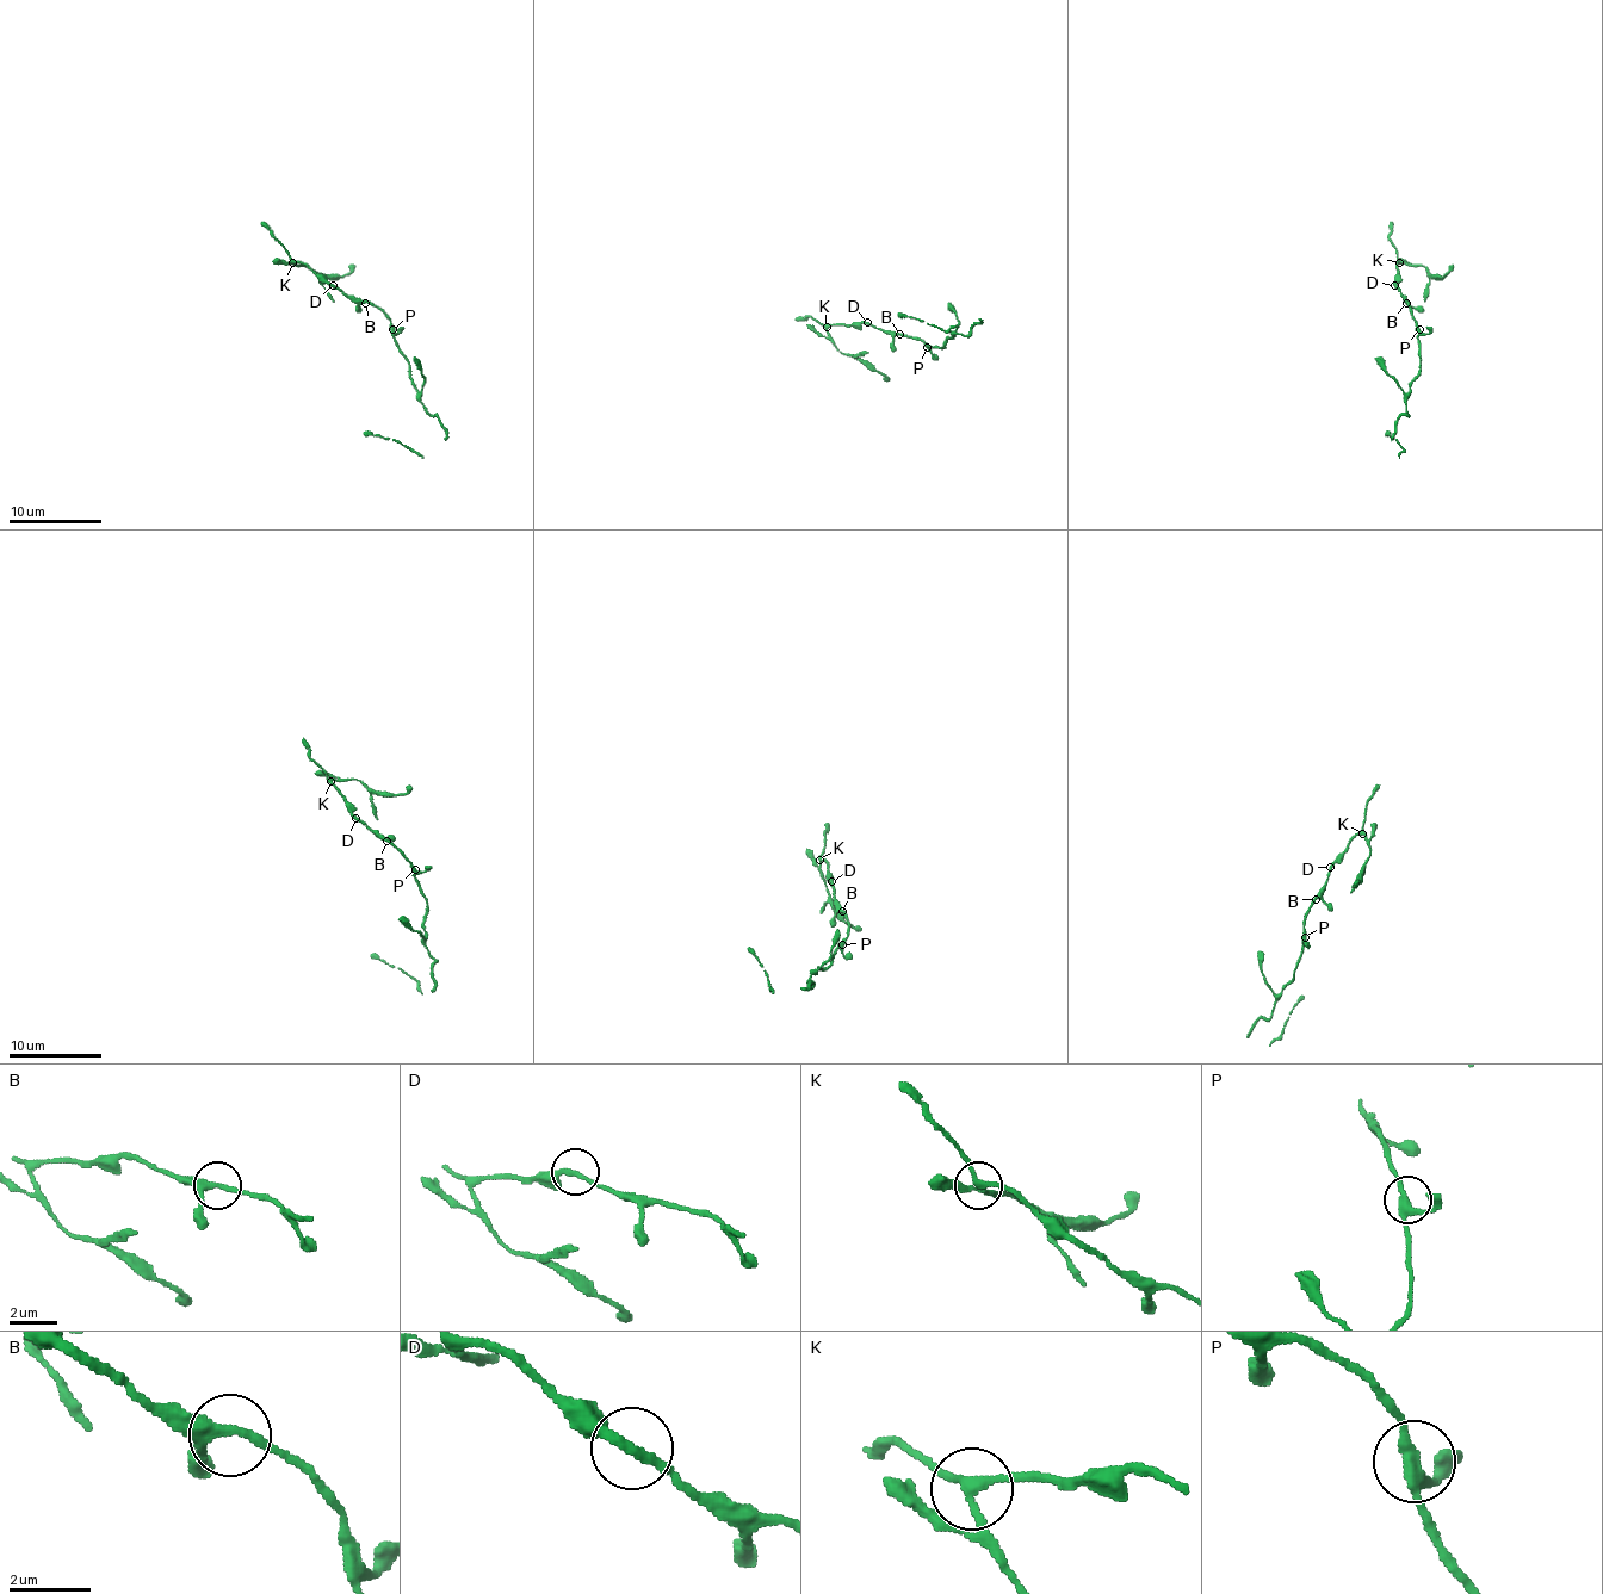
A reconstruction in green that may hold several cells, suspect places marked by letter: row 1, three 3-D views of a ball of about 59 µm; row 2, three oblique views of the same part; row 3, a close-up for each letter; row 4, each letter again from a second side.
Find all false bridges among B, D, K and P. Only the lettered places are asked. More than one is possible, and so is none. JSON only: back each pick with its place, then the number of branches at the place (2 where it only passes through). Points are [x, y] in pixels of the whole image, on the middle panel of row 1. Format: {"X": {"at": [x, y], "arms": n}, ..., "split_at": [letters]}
{"K": {"at": [827, 327], "arms": 3}, "split_at": ["K"]}

